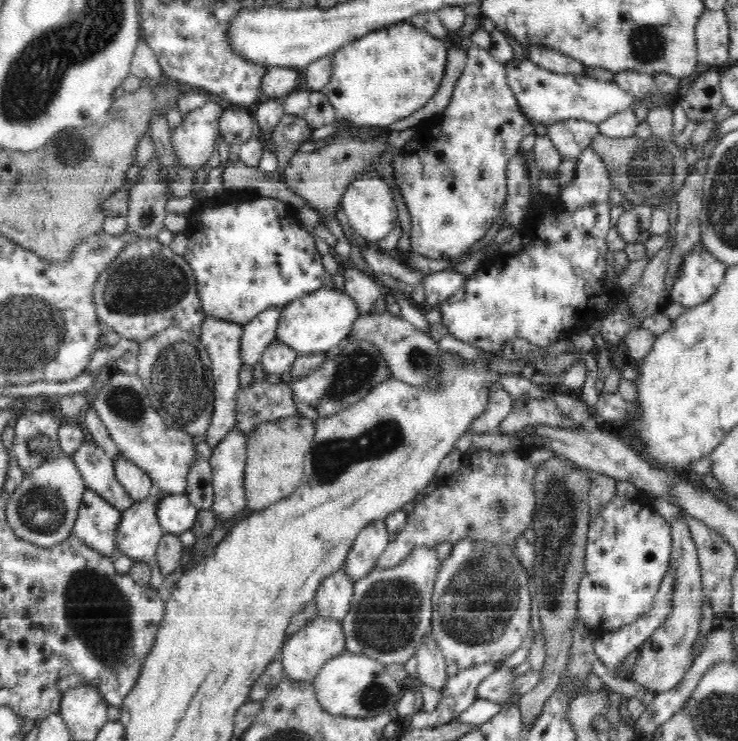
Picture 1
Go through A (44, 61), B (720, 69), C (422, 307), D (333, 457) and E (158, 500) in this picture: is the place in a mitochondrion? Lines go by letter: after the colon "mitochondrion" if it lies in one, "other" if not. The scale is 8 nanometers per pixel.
A: mitochondrion
B: other
C: other
D: mitochondrion
E: other

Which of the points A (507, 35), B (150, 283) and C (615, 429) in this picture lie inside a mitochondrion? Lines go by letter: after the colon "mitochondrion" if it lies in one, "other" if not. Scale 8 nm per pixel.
A: other
B: mitochondrion
C: other

